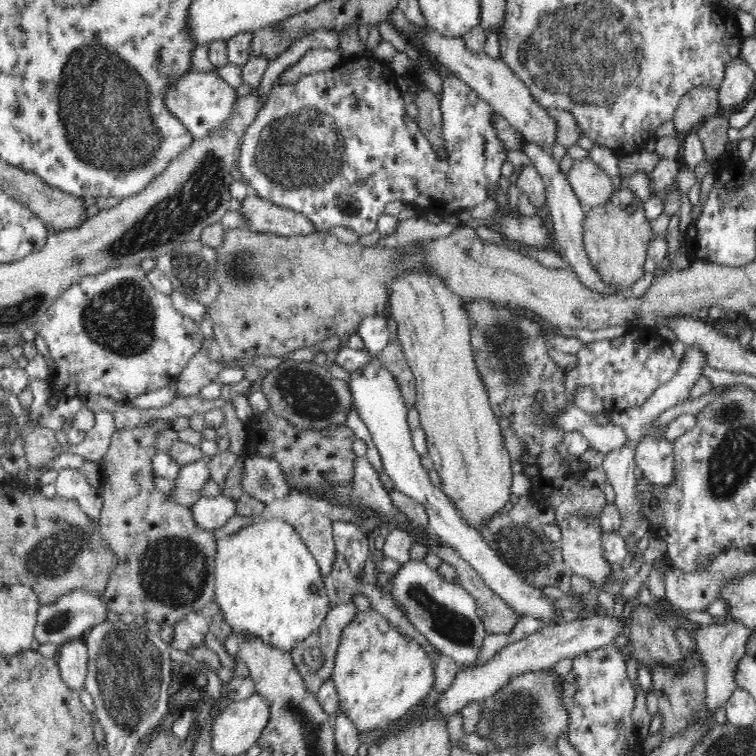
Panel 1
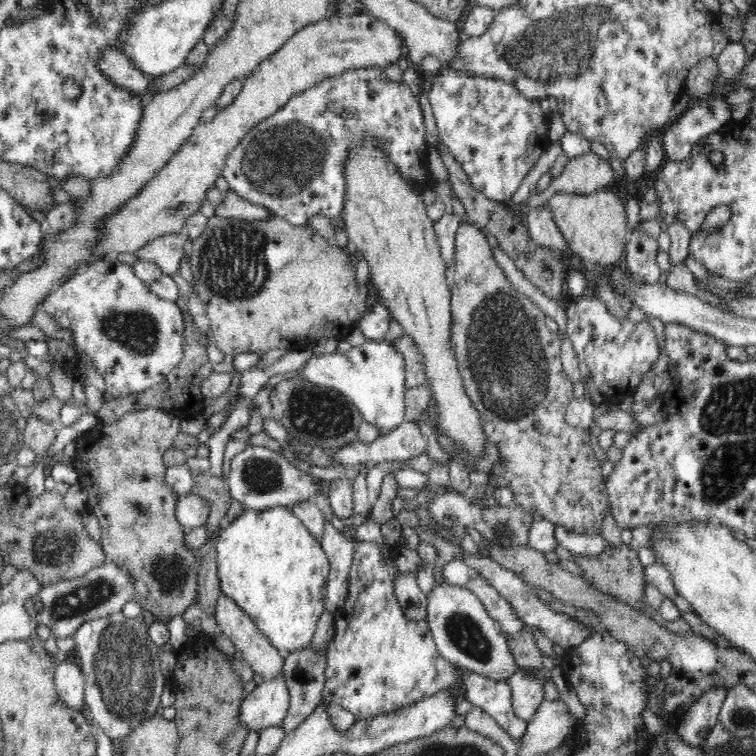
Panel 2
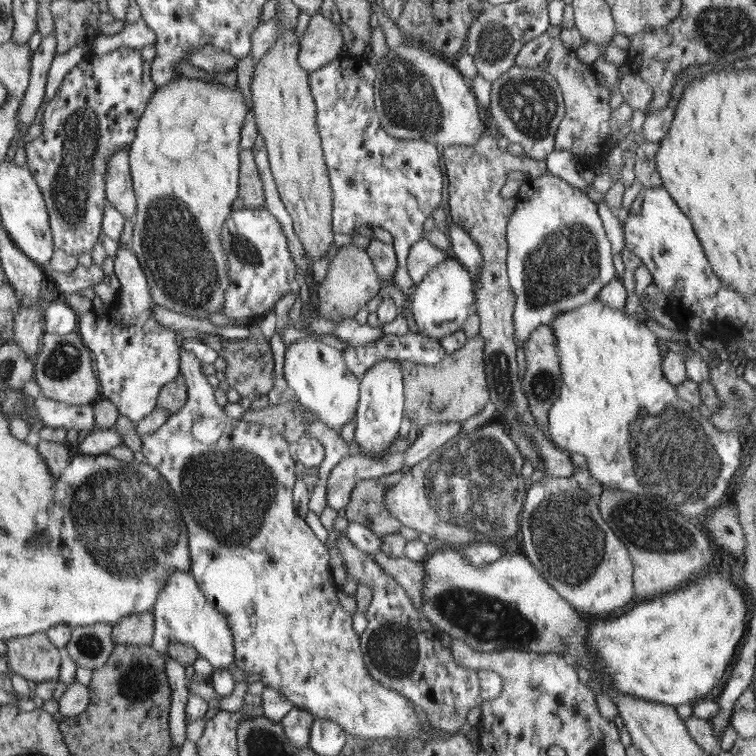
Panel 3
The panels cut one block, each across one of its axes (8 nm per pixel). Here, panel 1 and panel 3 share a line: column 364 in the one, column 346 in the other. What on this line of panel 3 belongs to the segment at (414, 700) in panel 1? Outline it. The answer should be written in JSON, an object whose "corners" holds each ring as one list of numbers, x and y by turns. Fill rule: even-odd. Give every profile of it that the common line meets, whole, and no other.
{"corners":[[180,344,180,356,182,364,182,377,186,381,187,388,187,403,180,411,174,415,170,415,165,424,160,427,154,434,140,437,142,442,141,452,144,453,144,462,158,470,158,472,169,482,171,489,175,492,175,499,179,500,179,508,183,514,184,522,187,522,188,530,190,530,190,553,191,553,191,574,199,583,199,588,203,591,207,600,224,615,229,628,231,628,232,636,236,649,236,660,234,666,249,674,258,674,260,682,264,688,273,688,278,692,282,692,292,701,295,707,310,711,315,718,328,719,339,724,345,732,359,736,361,741,383,741,390,738,418,738,424,734,424,728,418,719,418,715,414,711,410,701,402,696,399,692,392,689,386,689,383,684,376,682,366,668,364,658,362,658,362,650,360,650,360,638,352,628,352,616,340,606,338,596,336,596,336,588,334,588,334,578,328,572,328,550,326,546,314,536,314,532,310,530,310,526,306,524,306,520,300,518,296,506,294,506,294,496,292,496,292,484,294,484,294,459,290,456,288,450,288,441,284,437,276,433,265,421,260,423,244,422,244,420,233,420,226,416,222,406,215,400,215,389,208,383,207,377,202,372,202,361,188,349,182,348],[200,420,216,420,222,428,220,439,216,436,216,440,202,444,200,440,194,438,194,424]]}

